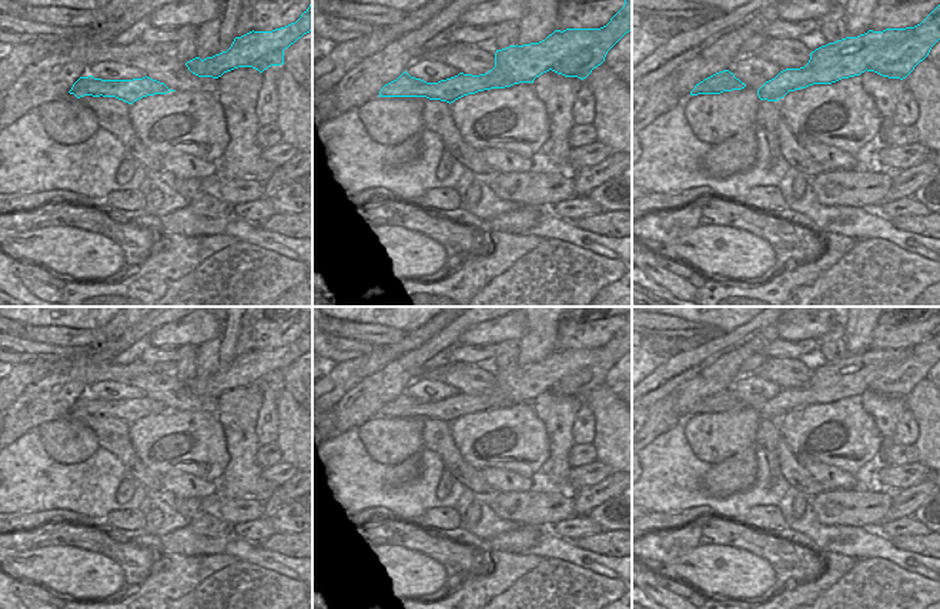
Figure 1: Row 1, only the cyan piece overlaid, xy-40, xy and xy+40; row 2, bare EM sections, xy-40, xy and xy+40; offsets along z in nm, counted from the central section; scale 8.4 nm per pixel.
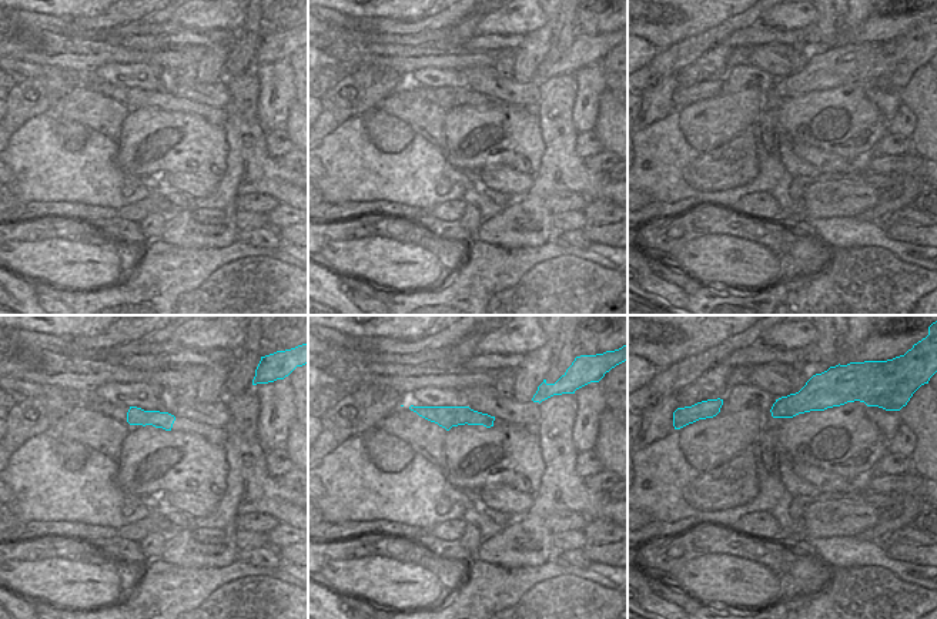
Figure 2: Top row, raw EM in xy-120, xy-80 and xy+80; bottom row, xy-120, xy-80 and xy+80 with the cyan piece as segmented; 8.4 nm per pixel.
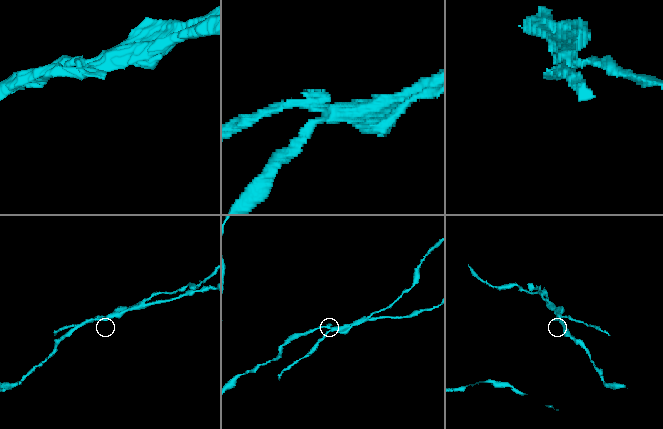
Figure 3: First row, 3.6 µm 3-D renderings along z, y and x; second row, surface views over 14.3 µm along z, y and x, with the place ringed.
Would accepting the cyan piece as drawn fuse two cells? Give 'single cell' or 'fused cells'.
fused cells

